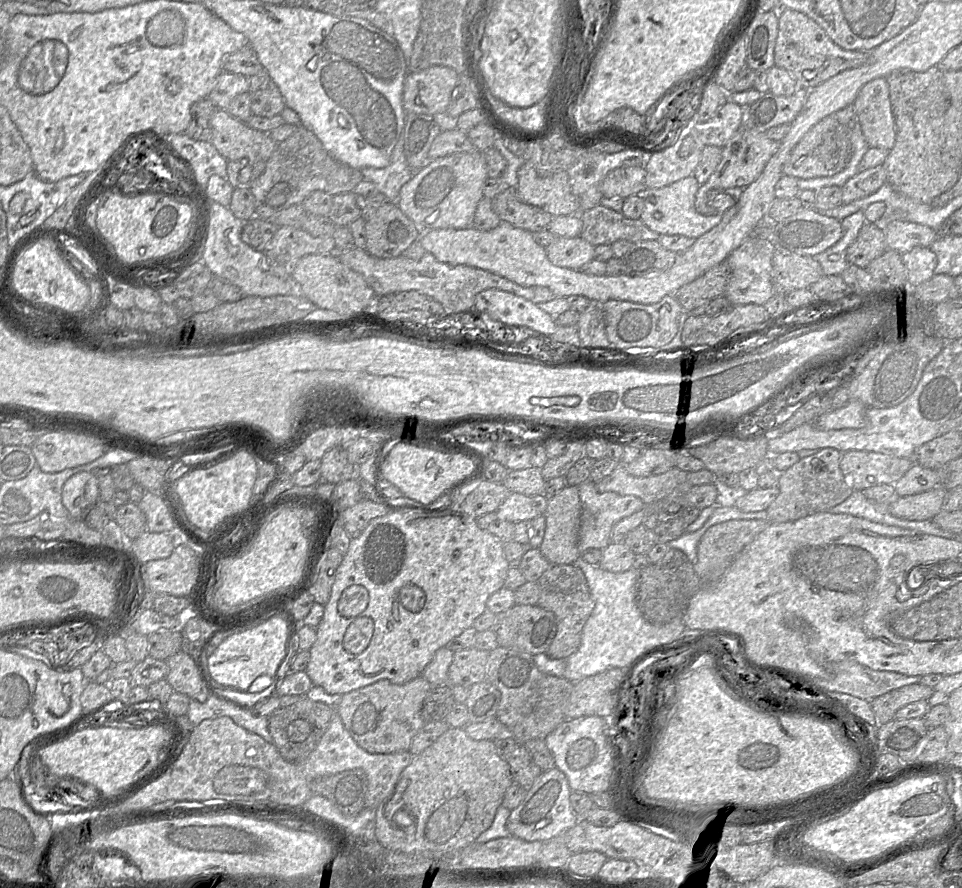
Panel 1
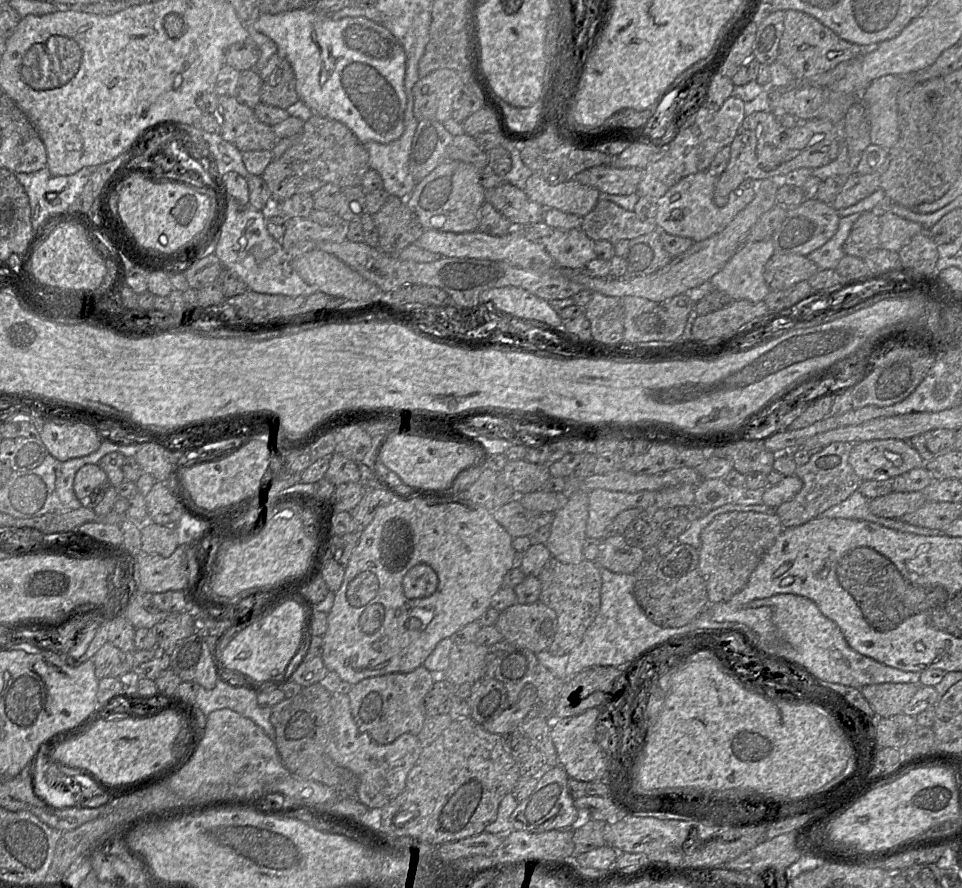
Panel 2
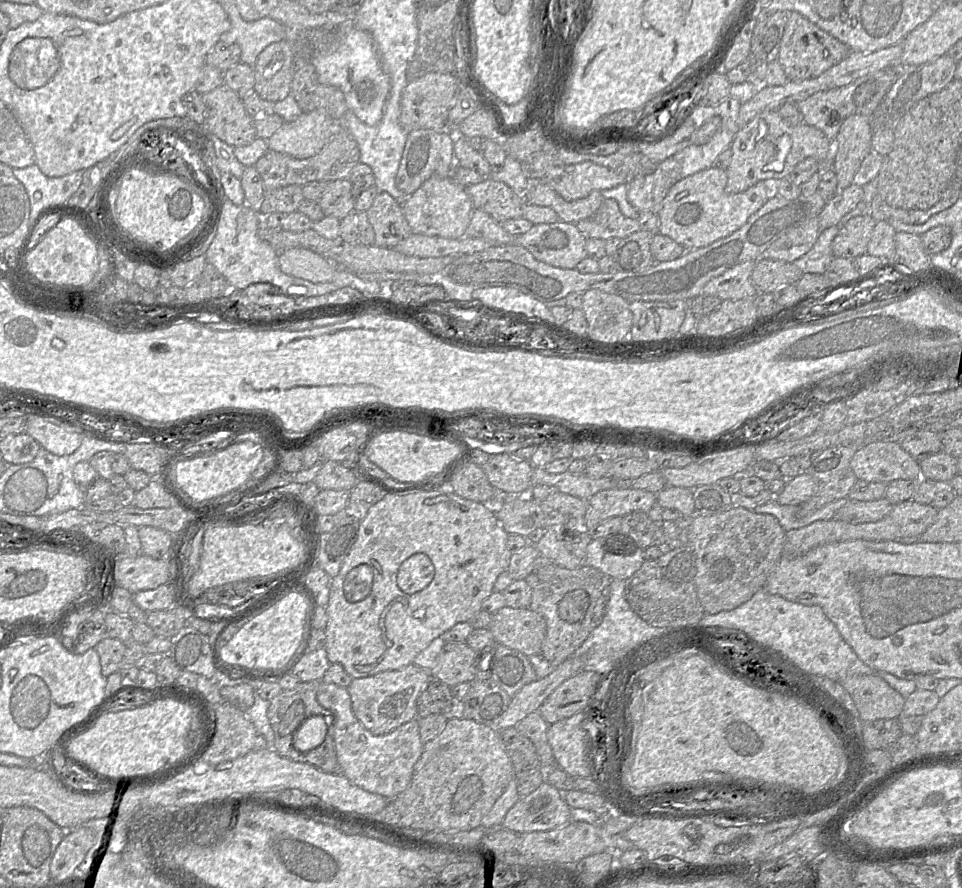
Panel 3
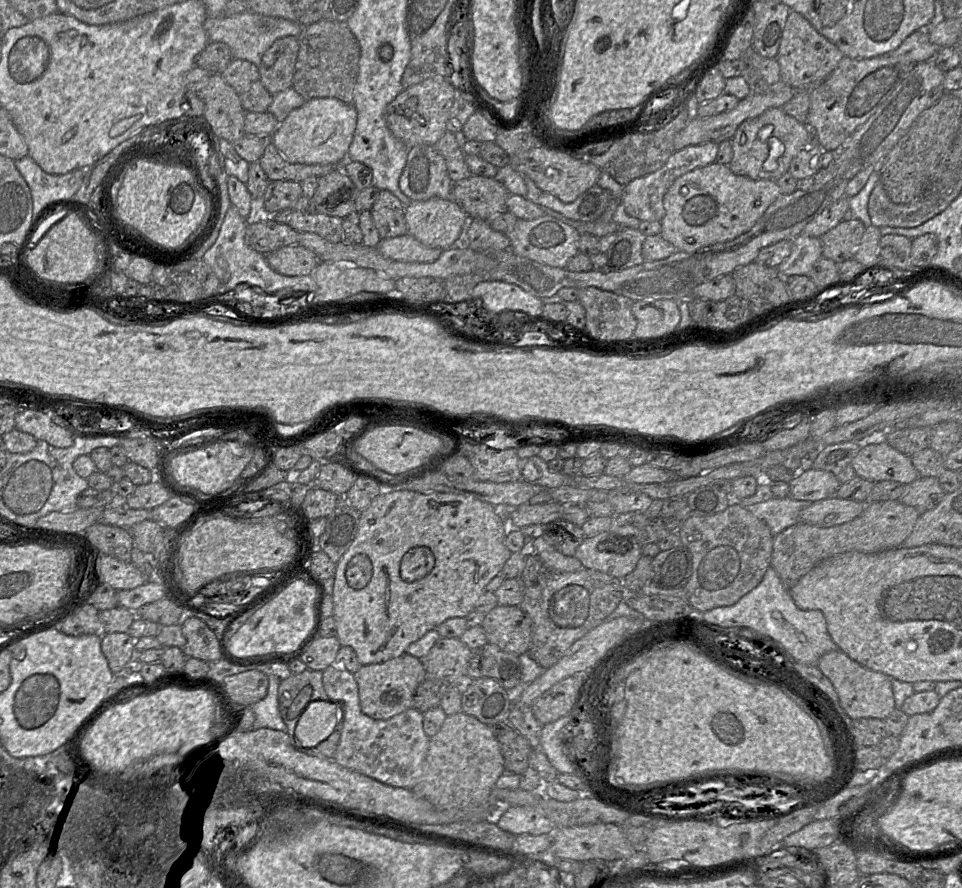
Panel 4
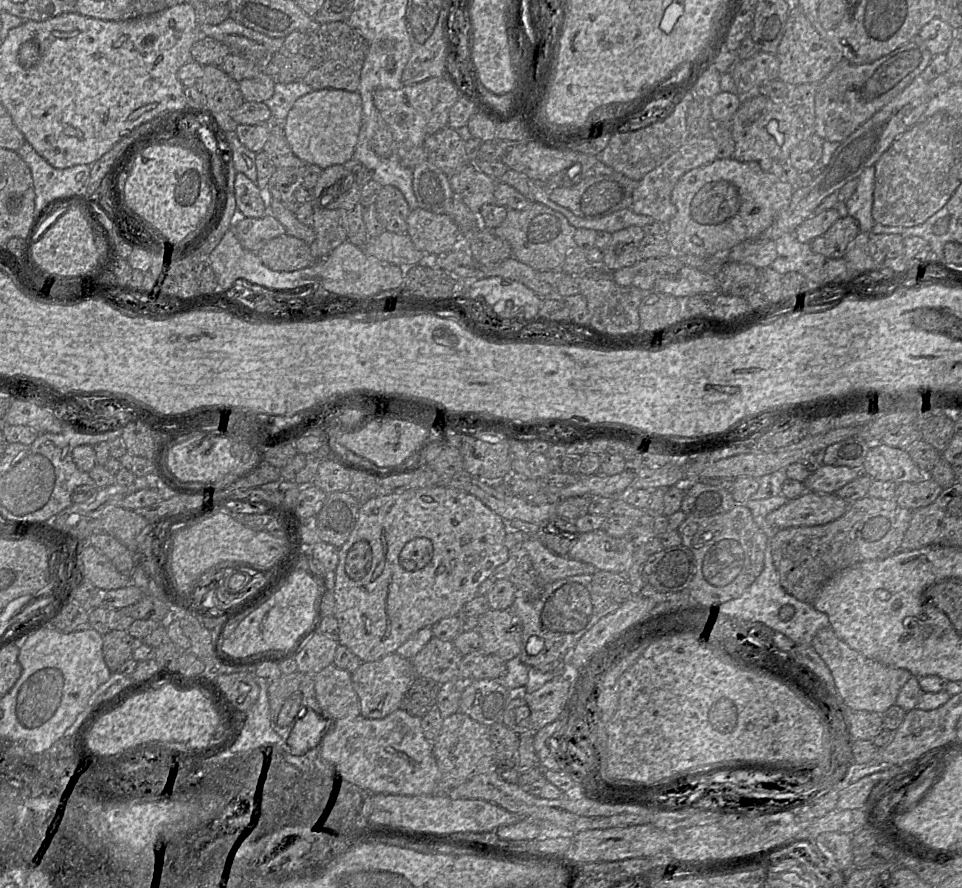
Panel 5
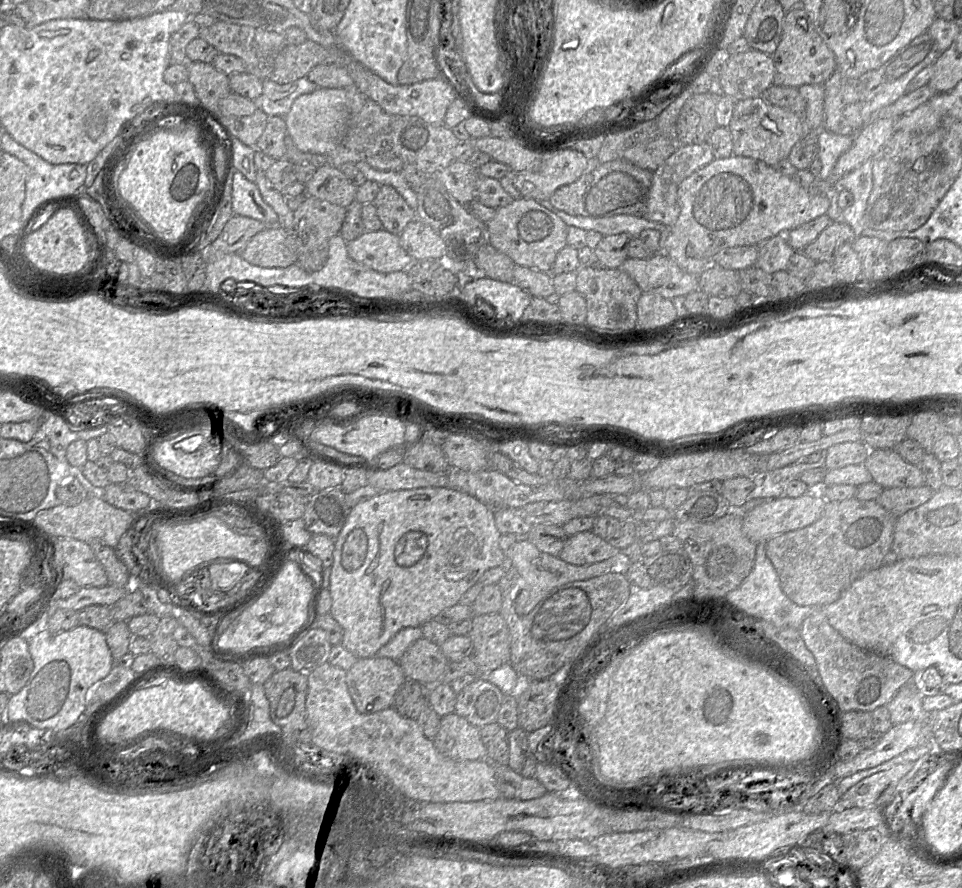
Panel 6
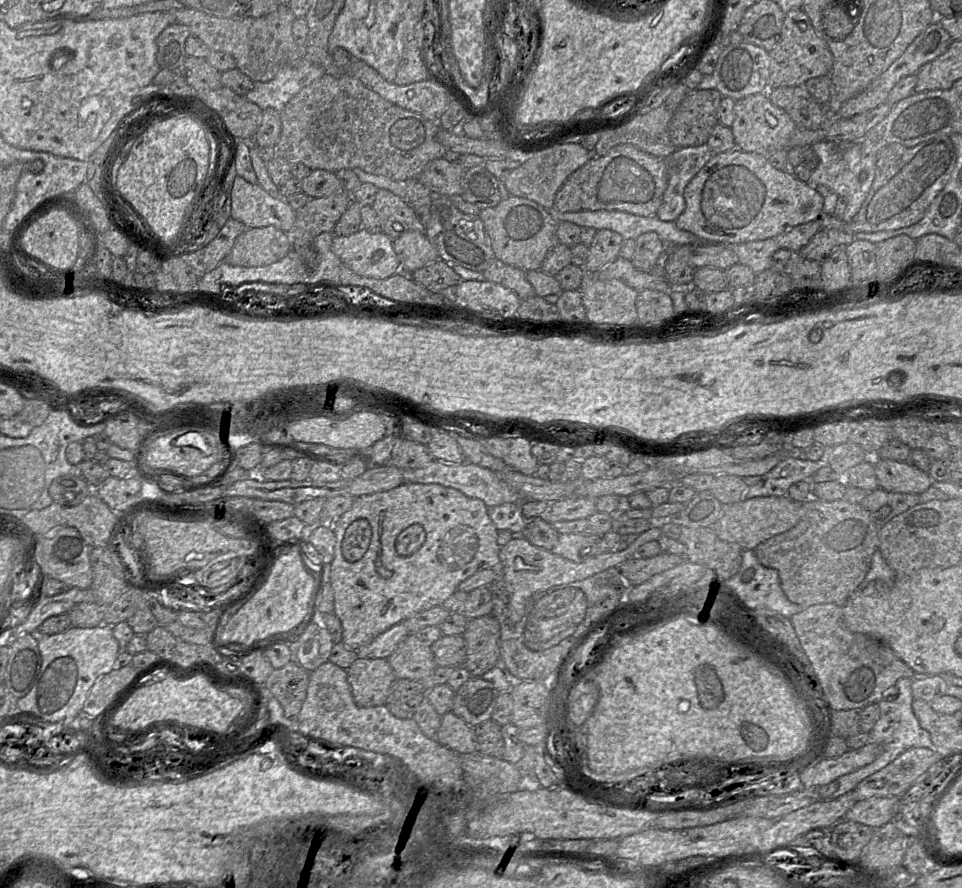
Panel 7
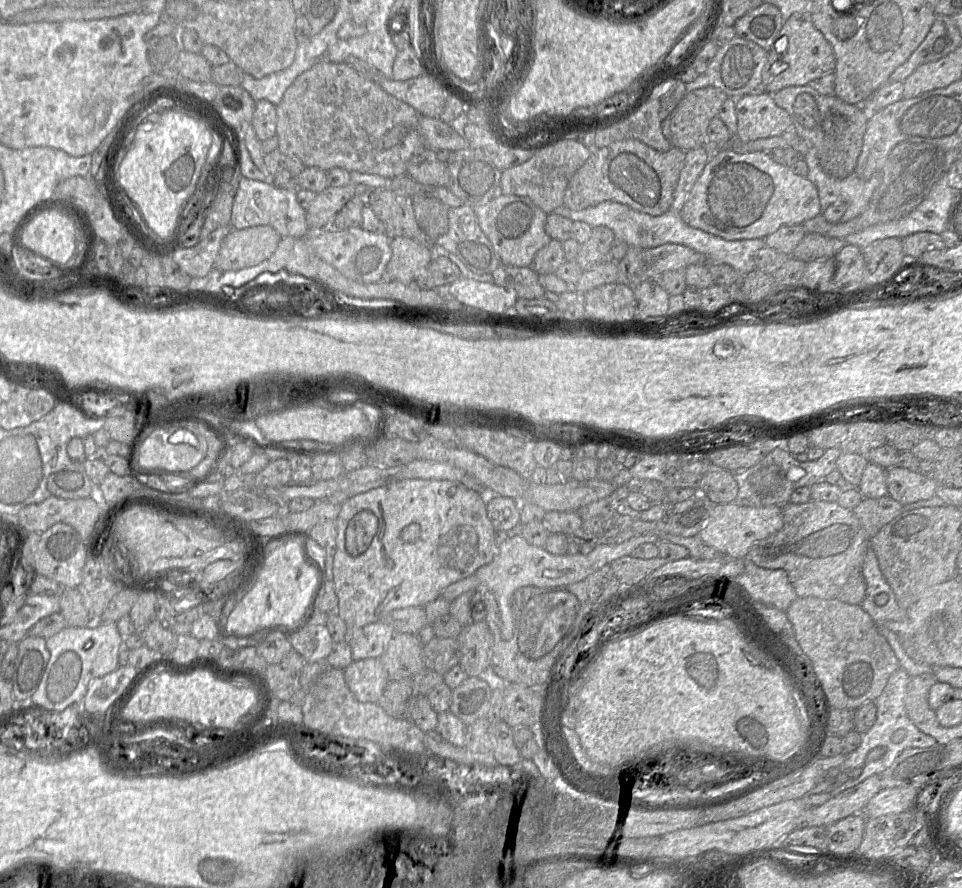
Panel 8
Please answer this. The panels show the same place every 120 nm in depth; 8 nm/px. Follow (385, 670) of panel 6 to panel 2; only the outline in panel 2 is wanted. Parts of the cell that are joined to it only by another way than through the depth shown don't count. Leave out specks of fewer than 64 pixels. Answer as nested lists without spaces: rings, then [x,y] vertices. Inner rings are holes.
[[[423,665],[408,673],[391,673],[369,677],[353,685],[348,692],[352,717],[362,732],[366,732],[378,744],[389,744],[405,733],[417,735],[424,724],[424,697],[431,690],[436,675]]]

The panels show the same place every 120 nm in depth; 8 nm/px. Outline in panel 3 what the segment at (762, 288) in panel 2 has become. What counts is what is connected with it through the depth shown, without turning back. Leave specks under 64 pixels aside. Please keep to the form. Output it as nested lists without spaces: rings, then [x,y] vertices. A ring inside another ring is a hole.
[[[757,261],[738,264],[718,277],[711,279],[702,289],[702,294],[721,300],[754,298],[758,291],[751,281],[751,274]]]

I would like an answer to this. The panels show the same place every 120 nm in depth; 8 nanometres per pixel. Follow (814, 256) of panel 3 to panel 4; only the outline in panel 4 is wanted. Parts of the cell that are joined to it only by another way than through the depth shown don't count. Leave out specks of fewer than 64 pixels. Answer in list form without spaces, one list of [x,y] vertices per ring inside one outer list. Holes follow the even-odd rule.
[[[801,234],[792,242],[792,252],[777,267],[778,272],[784,278],[794,275],[809,276],[814,263],[823,256],[821,240]]]

